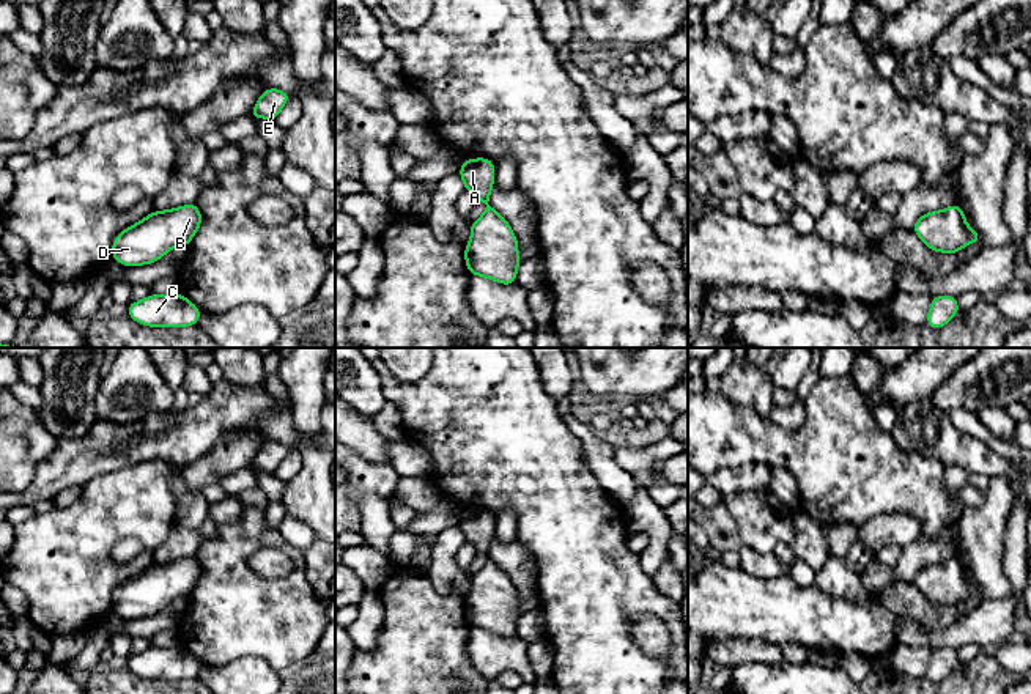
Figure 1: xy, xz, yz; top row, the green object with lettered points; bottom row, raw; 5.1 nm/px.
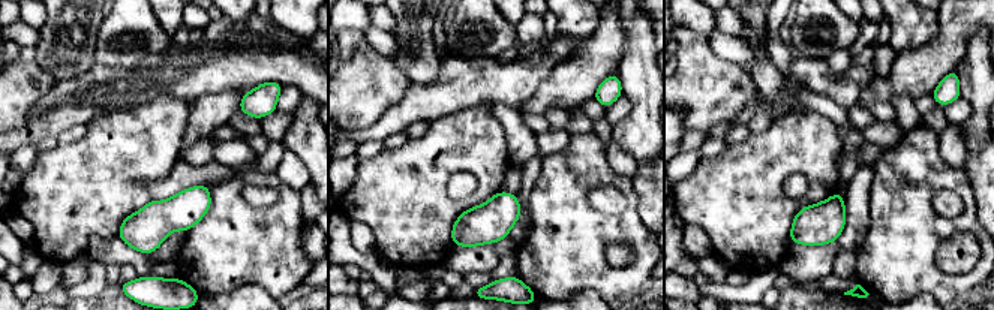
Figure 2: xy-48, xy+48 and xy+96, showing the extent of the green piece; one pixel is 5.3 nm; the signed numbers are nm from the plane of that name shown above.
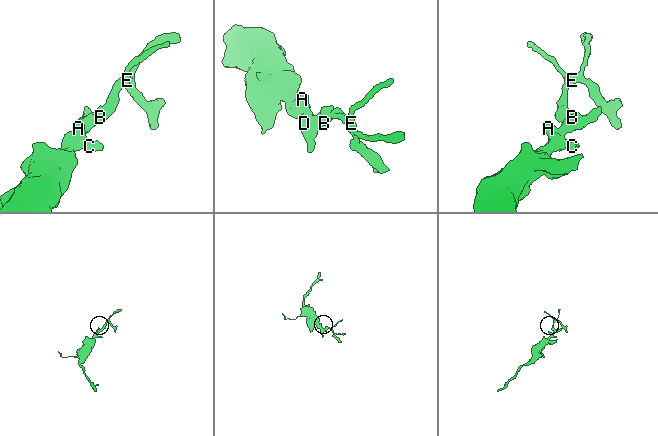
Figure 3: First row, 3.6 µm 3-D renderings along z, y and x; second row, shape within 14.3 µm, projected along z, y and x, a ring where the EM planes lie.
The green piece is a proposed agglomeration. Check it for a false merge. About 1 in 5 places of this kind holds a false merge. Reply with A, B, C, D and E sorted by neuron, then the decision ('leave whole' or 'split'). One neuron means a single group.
groups A B C D E; leave whole

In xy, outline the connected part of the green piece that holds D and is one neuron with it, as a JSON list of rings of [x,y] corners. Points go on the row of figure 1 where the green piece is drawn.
[[[195,203],[153,211],[115,236],[112,258],[123,266],[156,263],[173,247],[187,247],[201,220],[201,211]]]

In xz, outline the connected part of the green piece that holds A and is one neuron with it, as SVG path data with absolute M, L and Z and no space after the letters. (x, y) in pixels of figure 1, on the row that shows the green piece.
M477 157L461 162L458 172L464 190L471 192L477 201L486 203L486 211L471 222L471 241L464 247L464 261L471 275L513 285L521 263L518 241L510 223L490 205L494 168L493 161Z

